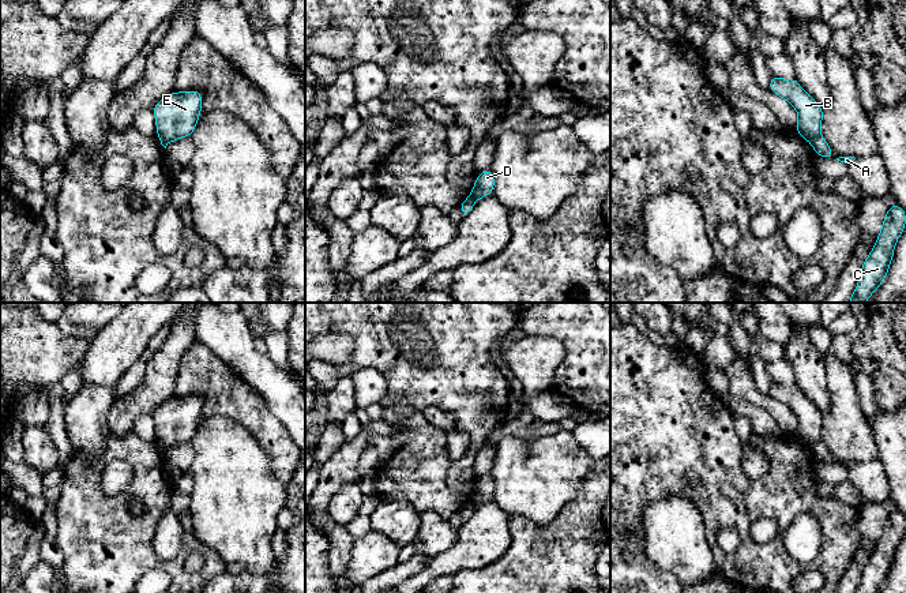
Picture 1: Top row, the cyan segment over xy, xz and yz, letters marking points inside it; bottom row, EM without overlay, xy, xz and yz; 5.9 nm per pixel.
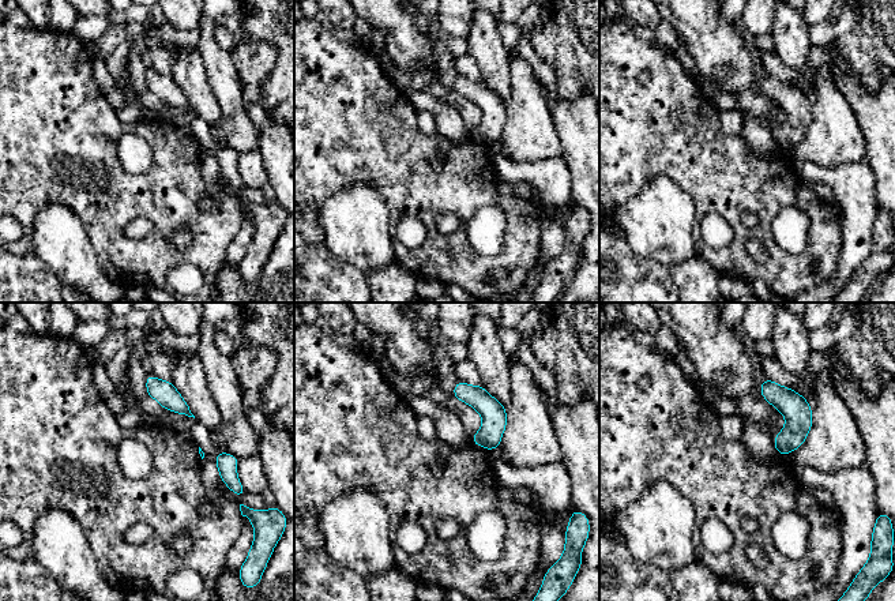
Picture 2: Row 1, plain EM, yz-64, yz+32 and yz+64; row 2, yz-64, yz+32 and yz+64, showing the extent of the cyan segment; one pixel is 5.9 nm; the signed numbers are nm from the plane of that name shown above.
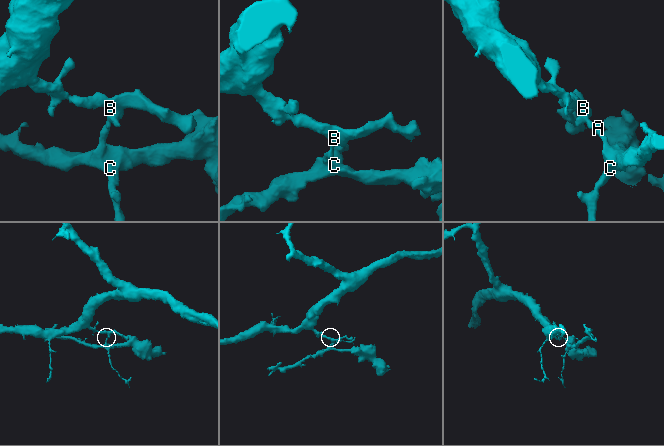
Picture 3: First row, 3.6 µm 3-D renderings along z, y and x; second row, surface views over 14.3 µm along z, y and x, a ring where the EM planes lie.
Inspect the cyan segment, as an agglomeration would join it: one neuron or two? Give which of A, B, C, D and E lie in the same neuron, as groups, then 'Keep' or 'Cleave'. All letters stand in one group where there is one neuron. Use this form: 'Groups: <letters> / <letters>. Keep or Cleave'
Groups: A C / B D E. Cleave

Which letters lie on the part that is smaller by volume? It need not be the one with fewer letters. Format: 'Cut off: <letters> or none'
Cut off: A, C

